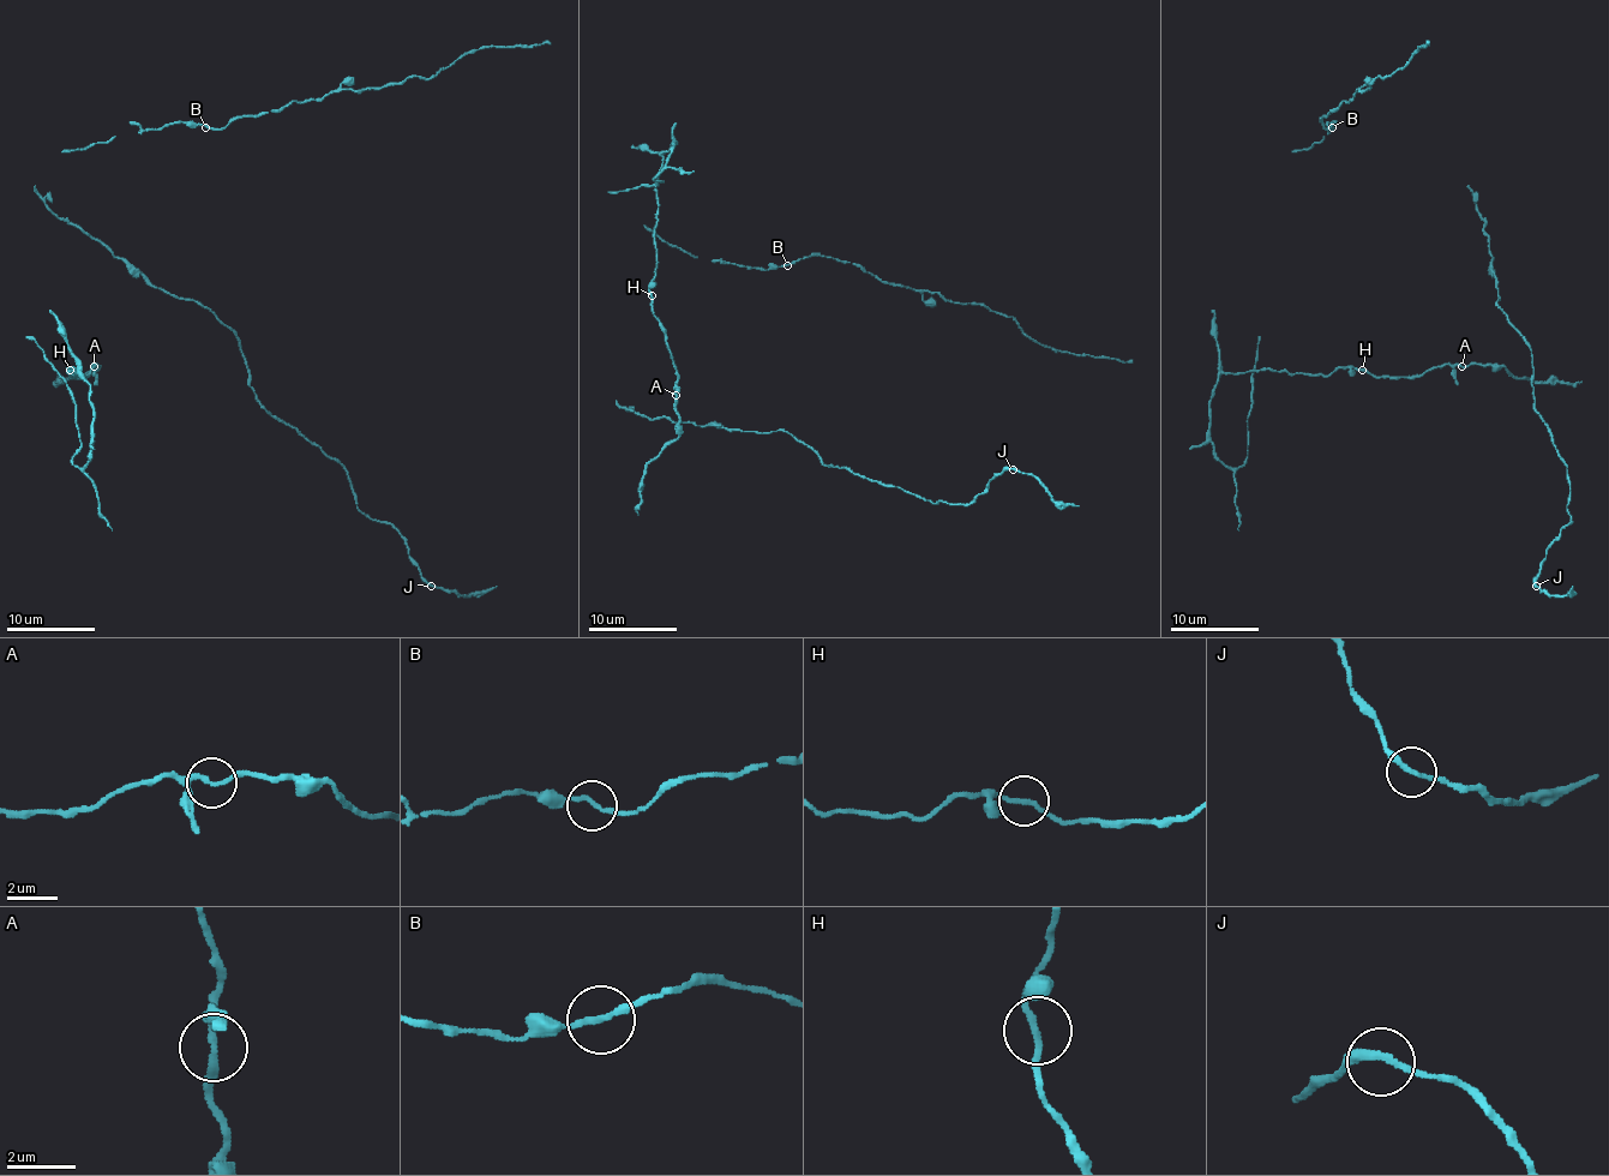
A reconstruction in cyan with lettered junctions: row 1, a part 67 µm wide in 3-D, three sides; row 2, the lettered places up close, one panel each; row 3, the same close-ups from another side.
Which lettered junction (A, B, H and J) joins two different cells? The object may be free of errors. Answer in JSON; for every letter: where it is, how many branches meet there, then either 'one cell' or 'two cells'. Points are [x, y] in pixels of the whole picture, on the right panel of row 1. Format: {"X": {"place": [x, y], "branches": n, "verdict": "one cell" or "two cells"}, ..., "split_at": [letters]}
{"A": {"place": [1462, 366], "branches": 2, "verdict": "one cell"}, "B": {"place": [1332, 127], "branches": 2, "verdict": "one cell"}, "H": {"place": [1362, 370], "branches": 2, "verdict": "one cell"}, "J": {"place": [1536, 586], "branches": 2, "verdict": "one cell"}, "split_at": []}

